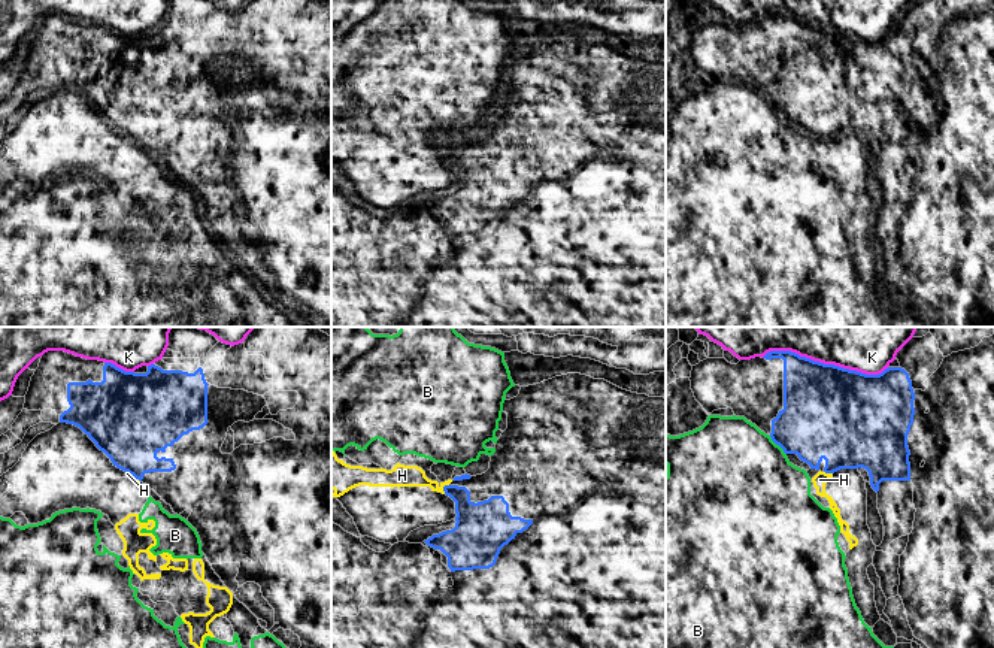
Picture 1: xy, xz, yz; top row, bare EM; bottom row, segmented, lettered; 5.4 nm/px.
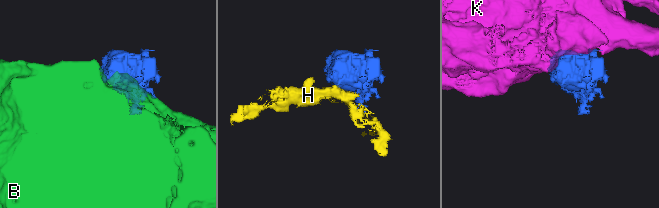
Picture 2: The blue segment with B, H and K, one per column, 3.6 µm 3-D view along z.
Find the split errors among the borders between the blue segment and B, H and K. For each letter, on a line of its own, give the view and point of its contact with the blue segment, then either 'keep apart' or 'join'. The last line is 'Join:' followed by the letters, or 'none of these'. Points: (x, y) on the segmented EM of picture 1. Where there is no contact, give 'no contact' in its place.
B: yz (778, 444) | keep apart
H: xz (444, 487) | keep apart
K: yz (826, 365) | keep apart
Join: none of these

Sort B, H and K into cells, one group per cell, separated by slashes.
B H / K

